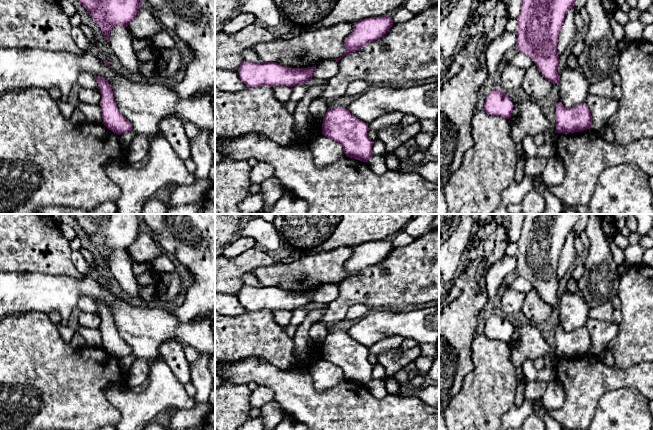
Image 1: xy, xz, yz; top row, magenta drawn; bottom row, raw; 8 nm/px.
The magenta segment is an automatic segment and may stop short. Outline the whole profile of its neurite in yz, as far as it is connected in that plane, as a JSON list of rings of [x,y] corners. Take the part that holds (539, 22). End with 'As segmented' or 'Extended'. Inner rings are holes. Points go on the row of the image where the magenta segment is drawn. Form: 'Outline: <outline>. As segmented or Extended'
Outline: [[[522,0],[516,18],[516,48],[528,55],[543,77],[552,84],[559,82],[558,36],[566,12],[573,8],[575,1]]]. As segmented

